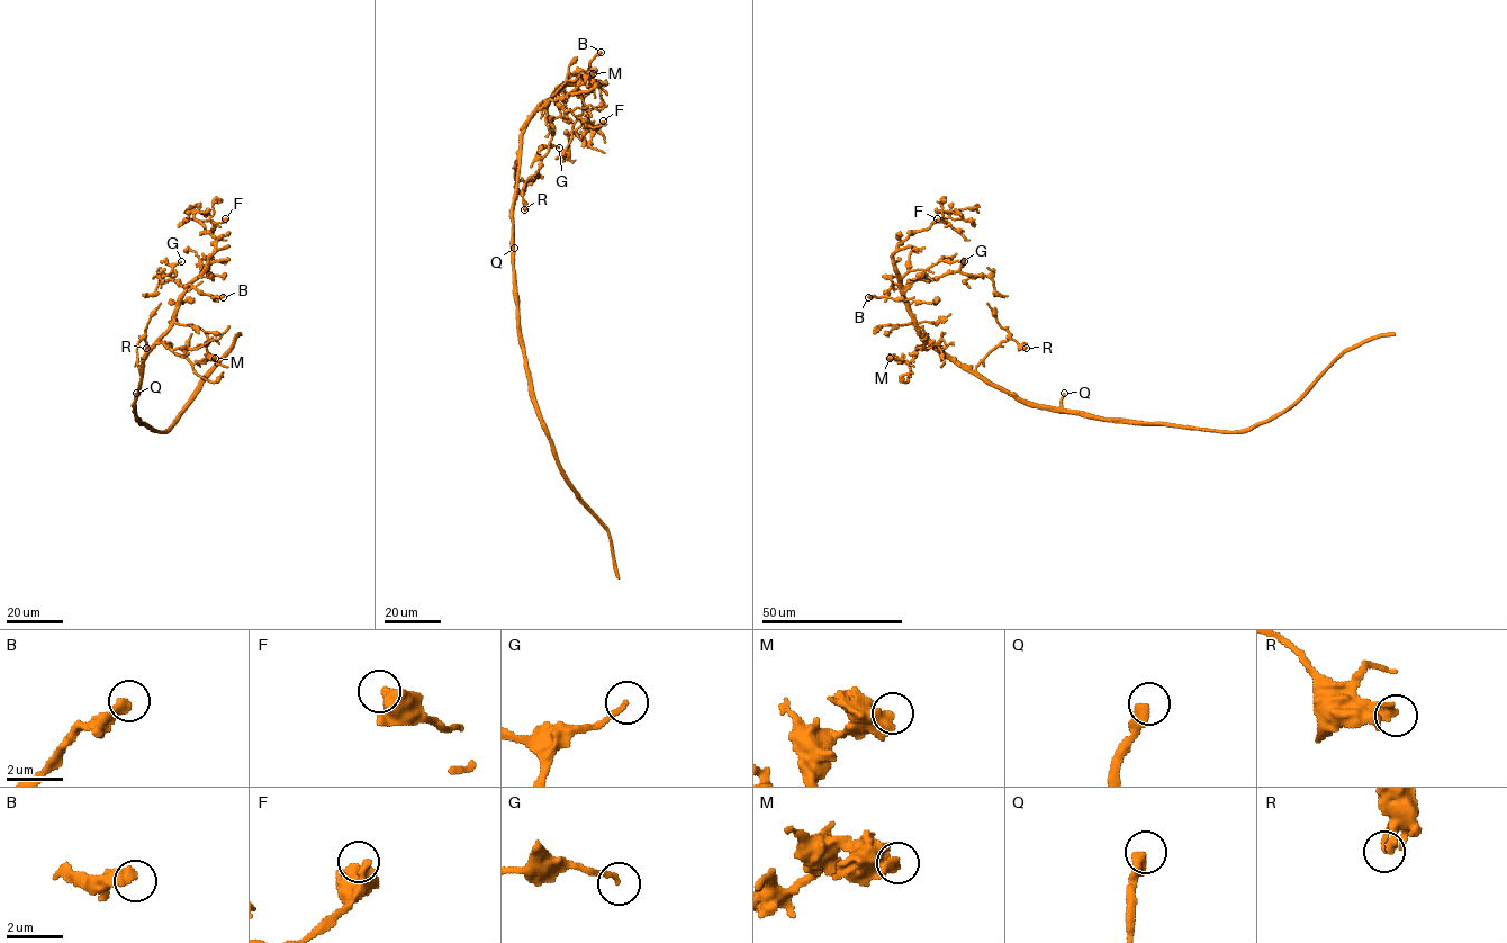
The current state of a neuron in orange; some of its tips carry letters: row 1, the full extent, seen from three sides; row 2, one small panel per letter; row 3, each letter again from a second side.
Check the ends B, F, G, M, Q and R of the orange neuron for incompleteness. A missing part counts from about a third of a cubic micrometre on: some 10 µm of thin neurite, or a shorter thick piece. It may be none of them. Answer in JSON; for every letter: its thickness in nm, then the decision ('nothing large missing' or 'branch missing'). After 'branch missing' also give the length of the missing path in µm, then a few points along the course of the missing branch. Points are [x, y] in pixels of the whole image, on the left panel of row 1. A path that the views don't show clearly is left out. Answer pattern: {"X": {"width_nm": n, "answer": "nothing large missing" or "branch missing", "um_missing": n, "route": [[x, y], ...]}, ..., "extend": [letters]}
{"B": {"width_nm": 400, "answer": "nothing large missing"}, "F": {"width_nm": 500, "answer": "nothing large missing"}, "G": {"width_nm": 180, "answer": "nothing large missing"}, "M": {"width_nm": 420, "answer": "nothing large missing"}, "Q": {"width_nm": 440, "answer": "branch missing", "um_missing": 30}, "R": {"width_nm": 340, "answer": "nothing large missing"}, "extend": ["Q"]}

